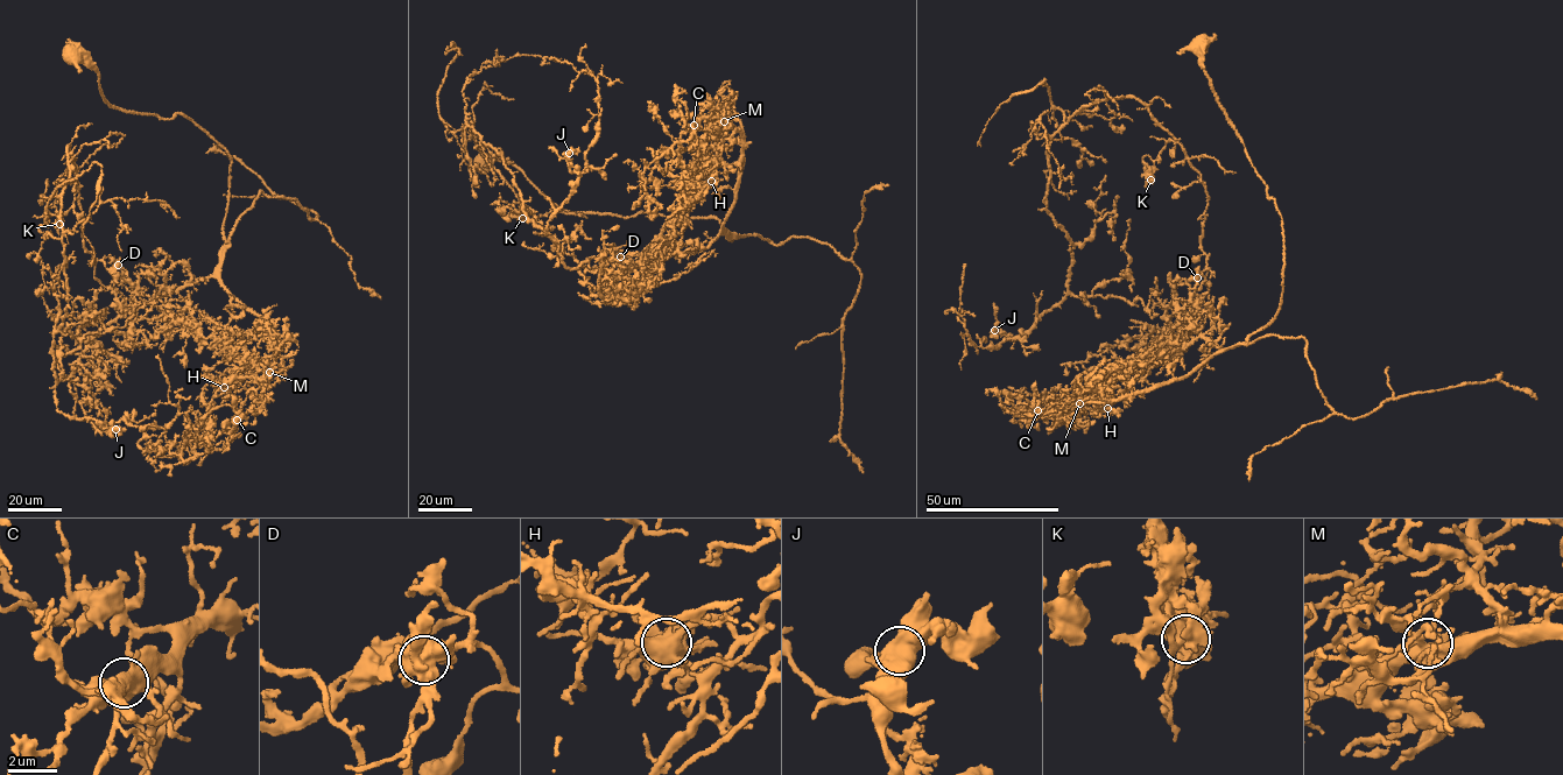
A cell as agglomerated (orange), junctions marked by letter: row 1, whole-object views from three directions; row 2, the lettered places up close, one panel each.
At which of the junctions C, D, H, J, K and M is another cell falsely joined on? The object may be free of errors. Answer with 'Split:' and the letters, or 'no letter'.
Split: D

